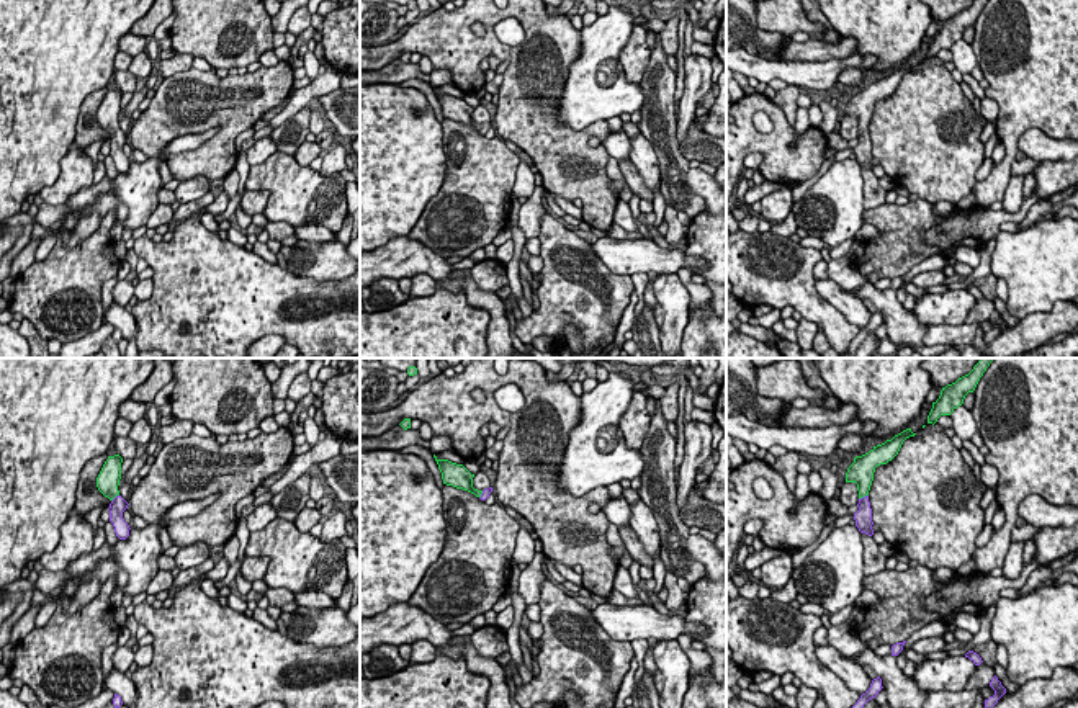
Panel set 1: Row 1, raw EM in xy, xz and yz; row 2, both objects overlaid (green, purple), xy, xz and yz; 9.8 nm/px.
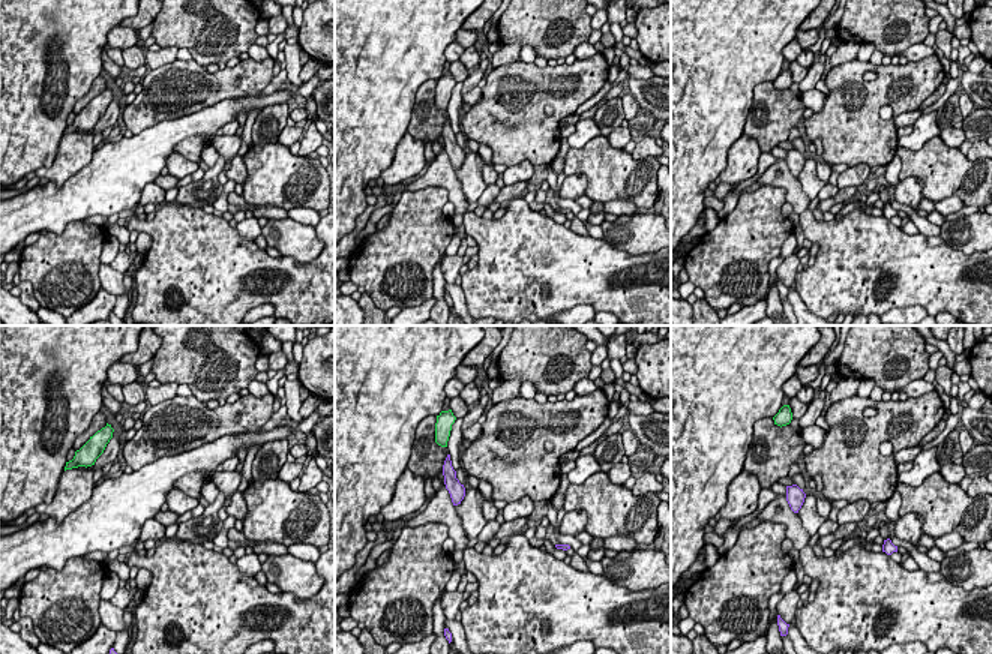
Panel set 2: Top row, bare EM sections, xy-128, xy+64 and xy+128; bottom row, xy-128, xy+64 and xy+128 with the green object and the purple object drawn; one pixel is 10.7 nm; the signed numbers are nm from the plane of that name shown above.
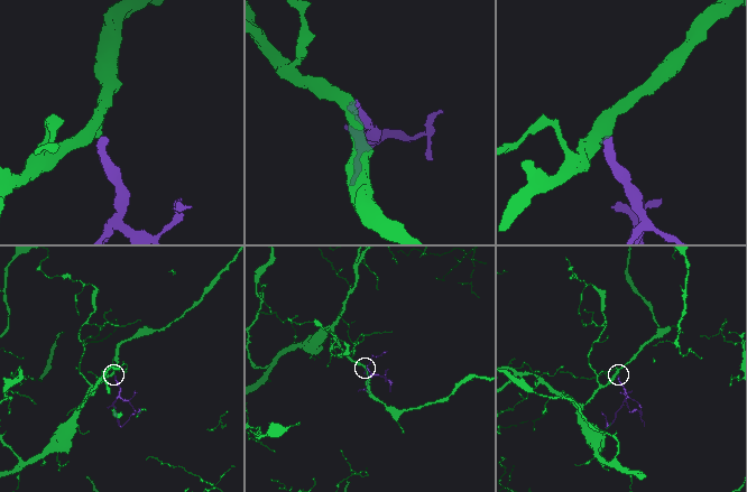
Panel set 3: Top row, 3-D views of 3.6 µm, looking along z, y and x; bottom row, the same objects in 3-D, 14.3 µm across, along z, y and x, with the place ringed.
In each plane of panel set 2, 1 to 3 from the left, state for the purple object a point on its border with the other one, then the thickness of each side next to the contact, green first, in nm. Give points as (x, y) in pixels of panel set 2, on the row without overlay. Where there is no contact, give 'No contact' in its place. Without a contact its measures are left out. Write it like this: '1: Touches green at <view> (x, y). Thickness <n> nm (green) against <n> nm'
1: No contact
2: No contact
3: No contact

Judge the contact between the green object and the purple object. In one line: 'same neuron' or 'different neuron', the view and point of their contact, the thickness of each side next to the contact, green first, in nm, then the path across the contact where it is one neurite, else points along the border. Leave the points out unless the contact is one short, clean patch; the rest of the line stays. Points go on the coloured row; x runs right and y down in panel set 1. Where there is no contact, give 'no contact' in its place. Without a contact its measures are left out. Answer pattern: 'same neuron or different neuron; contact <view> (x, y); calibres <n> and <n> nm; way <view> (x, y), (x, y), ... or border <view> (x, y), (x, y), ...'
same neuron; contact yz (862, 496); calibres 240 and 170 nm; way yz (861, 471), (862, 496), (862, 517)

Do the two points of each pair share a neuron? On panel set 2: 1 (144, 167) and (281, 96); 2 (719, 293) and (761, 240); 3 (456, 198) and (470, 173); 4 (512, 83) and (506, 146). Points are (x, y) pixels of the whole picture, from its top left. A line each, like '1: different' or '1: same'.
1: same
2: same
3: different
4: same

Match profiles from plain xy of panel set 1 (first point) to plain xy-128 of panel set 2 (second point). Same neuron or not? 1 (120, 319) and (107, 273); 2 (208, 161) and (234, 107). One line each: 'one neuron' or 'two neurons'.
1: one neuron
2: two neurons

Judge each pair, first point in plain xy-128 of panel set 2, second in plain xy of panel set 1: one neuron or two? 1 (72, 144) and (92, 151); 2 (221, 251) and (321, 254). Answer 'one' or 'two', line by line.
1: two
2: two

